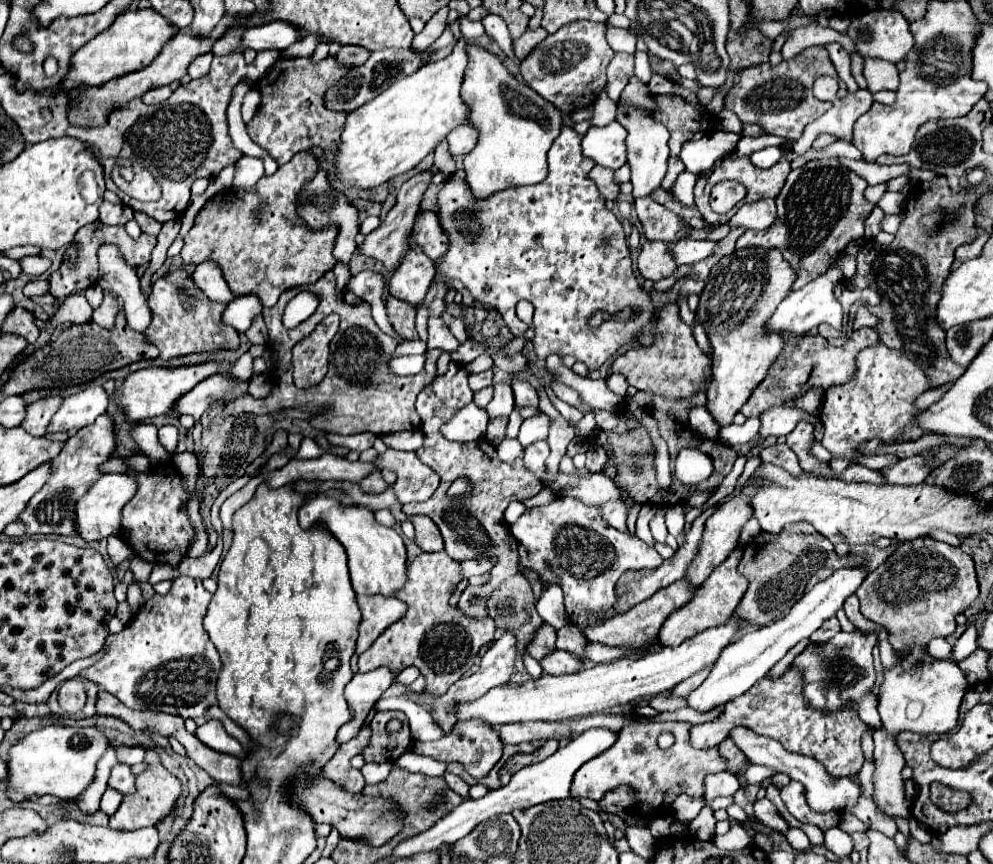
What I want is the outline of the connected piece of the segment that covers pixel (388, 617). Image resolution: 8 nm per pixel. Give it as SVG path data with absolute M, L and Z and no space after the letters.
M358 596L358 606L362 612L362 622L358 628L358 638L355 644L355 653L360 655L366 651L382 634L382 632L398 622L402 614L406 614L406 602L398 600L396 596Z

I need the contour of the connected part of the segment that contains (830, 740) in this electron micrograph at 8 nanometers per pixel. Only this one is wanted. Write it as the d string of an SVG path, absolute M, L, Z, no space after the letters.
M792 666L778 680L766 676L762 678L762 682L756 682L746 694L730 700L724 706L718 720L694 724L690 730L690 744L694 748L714 748L728 738L728 732L734 726L746 726L756 734L778 740L788 752L816 758L826 766L826 770L832 776L858 774L864 764L860 740L862 734L868 730L868 726L848 708L838 710L834 714L822 714L806 708L800 690L802 690L802 674L798 674L798 670L794 670Z

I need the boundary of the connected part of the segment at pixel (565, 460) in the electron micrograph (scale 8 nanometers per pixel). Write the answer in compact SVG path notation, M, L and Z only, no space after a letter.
M568 454L562 456L562 460L560 460L560 470L562 470L564 474L570 474L570 476L584 476L584 474L586 474L586 470L576 470L576 468L574 468L572 458L570 458Z

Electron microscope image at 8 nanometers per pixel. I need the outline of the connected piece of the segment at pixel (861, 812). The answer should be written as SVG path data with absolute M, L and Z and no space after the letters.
M860 796L858 808L854 808L854 812L856 812L856 816L858 816L864 824L868 824L870 828L882 832L889 838L893 838L898 832L896 822L894 822L890 816L886 816L886 814L878 808L878 804L876 804L874 800L870 800L870 798Z

